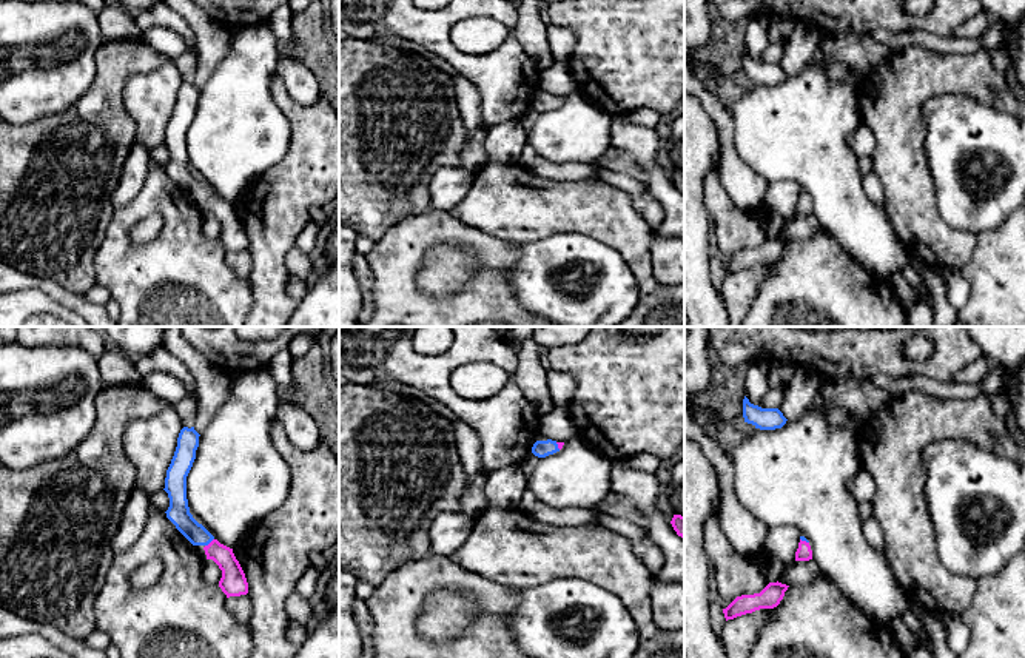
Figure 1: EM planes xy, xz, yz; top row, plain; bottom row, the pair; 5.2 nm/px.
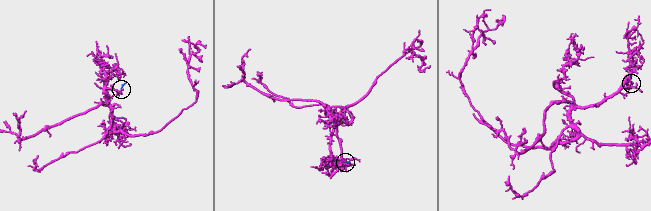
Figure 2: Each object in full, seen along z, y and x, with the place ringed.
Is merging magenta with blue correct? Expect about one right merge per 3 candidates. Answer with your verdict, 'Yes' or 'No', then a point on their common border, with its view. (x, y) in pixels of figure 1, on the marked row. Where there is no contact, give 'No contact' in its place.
Yes. Touches magenta at xy (210, 543)

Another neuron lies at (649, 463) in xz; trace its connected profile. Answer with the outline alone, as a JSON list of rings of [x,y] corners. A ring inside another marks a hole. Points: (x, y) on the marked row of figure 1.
[[[640,453],[621,462],[623,465],[633,468],[633,470],[655,473],[661,461],[663,461],[661,458],[652,453]]]

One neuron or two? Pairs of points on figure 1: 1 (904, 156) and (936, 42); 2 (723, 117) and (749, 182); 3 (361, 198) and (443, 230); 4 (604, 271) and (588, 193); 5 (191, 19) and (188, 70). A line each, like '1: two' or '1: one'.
1: two
2: one
3: two
4: two
5: two

